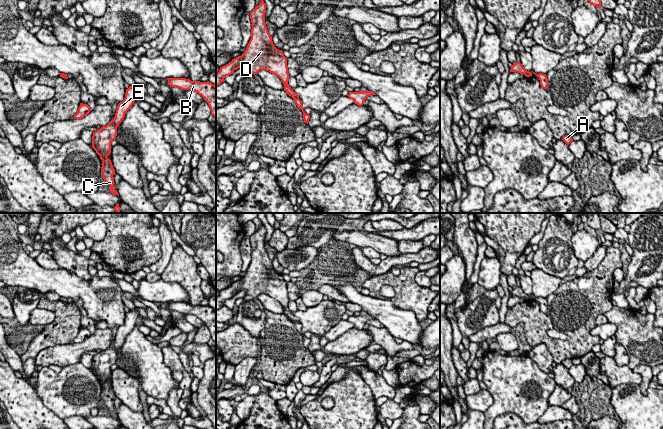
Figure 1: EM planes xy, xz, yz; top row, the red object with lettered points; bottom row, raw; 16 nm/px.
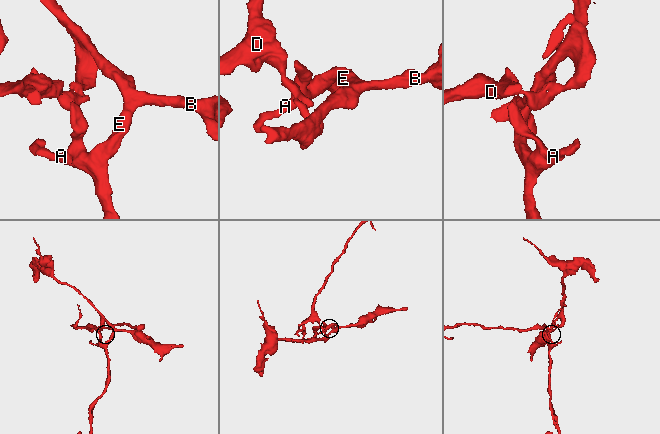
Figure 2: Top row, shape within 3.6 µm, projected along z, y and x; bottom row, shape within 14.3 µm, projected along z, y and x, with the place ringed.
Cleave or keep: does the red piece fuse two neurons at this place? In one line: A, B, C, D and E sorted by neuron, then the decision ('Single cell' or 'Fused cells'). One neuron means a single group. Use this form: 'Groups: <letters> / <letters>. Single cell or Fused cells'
Groups: A B C E / D. Fused cells

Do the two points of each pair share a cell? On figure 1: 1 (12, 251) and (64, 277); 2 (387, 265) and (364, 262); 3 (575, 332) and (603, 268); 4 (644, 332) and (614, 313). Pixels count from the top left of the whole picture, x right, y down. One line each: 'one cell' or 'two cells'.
1: one cell
2: one cell
3: one cell
4: one cell

